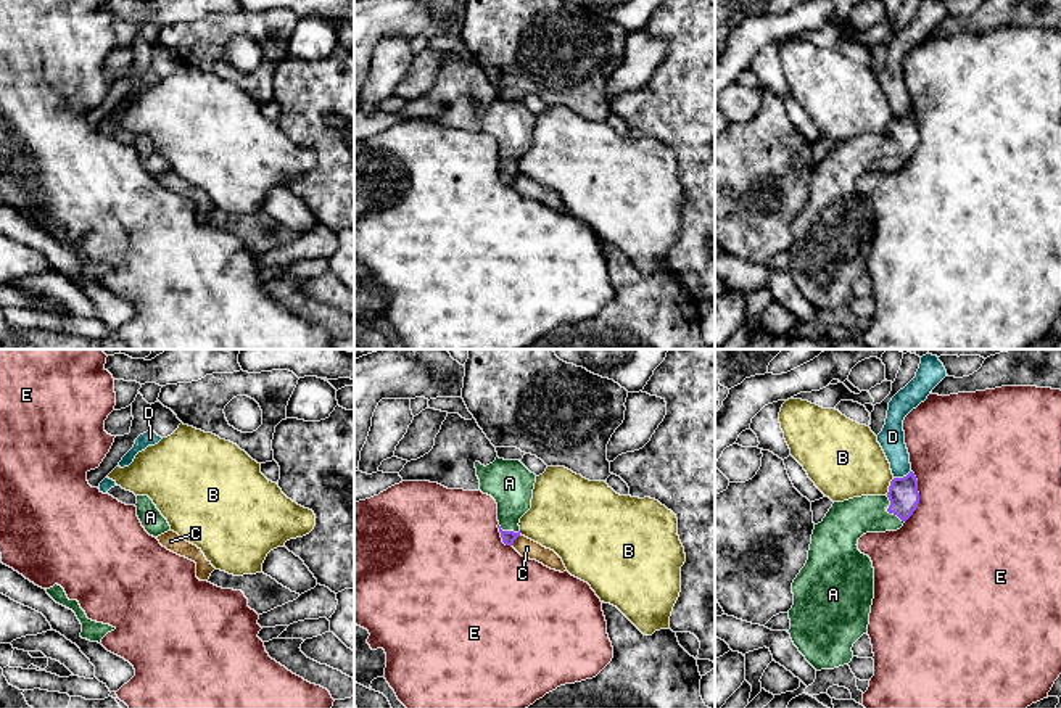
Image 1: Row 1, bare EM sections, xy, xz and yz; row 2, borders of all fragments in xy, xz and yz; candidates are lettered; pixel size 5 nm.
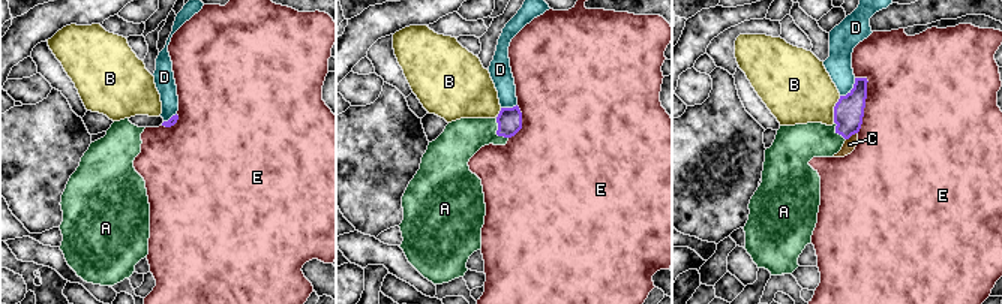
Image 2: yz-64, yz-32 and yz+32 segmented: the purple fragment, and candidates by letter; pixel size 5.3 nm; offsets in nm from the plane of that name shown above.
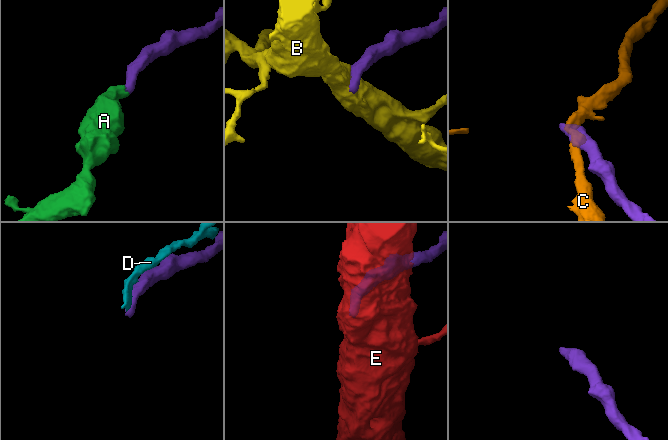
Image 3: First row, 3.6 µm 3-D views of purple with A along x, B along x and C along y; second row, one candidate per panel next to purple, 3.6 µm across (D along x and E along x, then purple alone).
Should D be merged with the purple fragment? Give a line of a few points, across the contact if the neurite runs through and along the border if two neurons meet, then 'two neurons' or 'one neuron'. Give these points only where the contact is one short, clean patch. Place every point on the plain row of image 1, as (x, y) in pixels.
line yz (910, 110), (894, 118); two neurons

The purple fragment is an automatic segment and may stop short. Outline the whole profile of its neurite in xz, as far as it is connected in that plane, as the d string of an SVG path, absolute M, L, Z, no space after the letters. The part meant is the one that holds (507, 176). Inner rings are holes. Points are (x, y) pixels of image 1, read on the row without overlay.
M496 97L489 105L475 101L480 130L497 143L497 167L506 185L520 175L520 158L531 148L536 114L520 100Z

